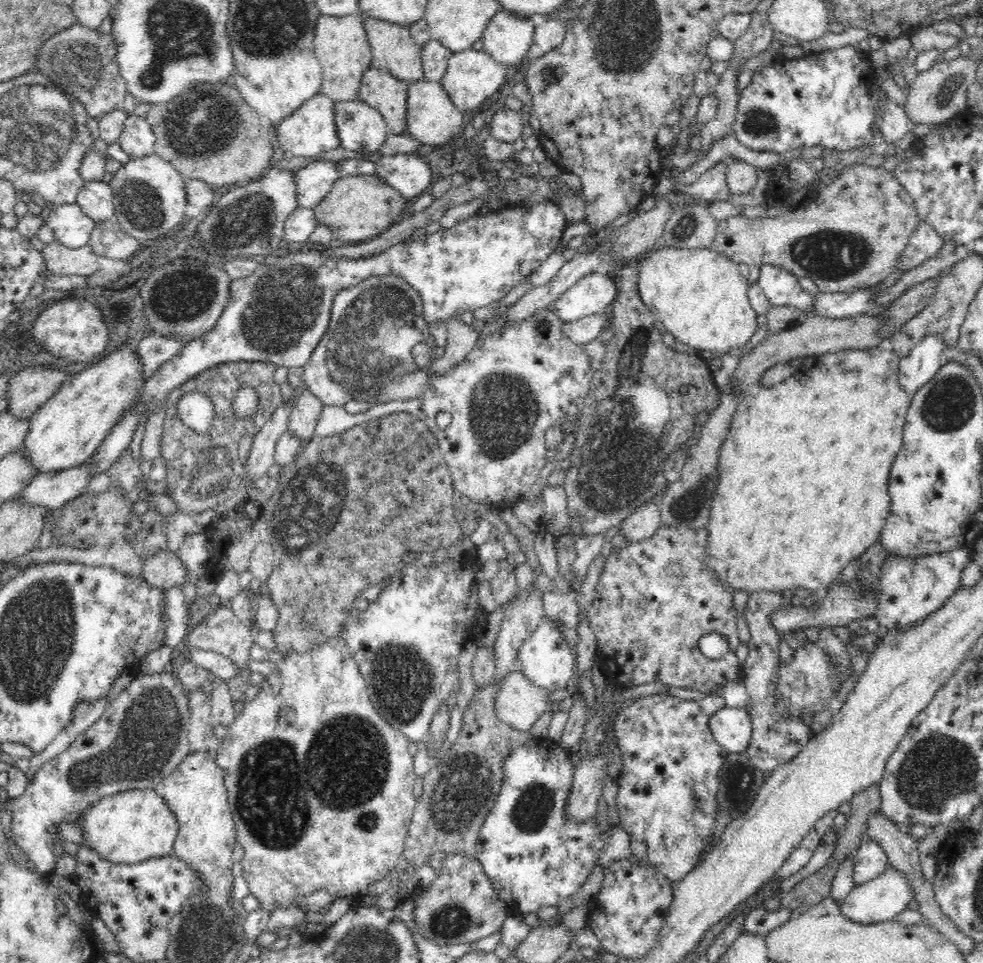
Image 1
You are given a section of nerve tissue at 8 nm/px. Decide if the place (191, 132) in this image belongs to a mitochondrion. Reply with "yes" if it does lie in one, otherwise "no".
yes

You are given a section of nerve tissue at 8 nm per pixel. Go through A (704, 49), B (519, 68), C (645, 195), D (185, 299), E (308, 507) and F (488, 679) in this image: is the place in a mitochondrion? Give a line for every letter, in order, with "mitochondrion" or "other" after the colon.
A: other
B: other
C: other
D: mitochondrion
E: mitochondrion
F: other

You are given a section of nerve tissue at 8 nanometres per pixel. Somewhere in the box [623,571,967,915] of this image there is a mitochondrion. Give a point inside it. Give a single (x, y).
(923, 778)

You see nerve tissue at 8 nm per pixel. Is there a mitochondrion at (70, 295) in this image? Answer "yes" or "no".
no

